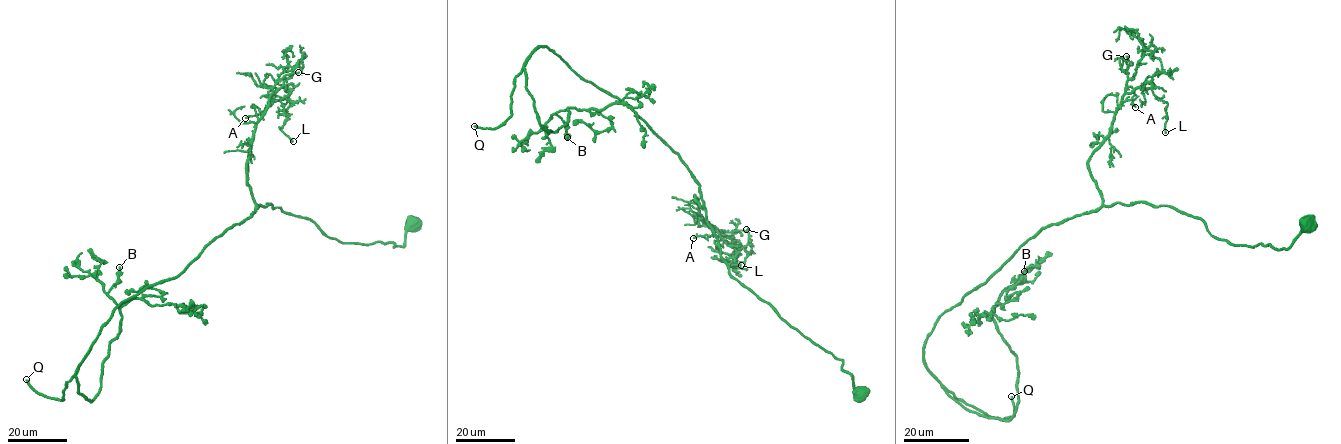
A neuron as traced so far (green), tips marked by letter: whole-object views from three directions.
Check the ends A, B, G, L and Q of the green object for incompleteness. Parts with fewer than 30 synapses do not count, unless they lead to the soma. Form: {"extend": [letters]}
{"extend": ["A", "Q"]}

